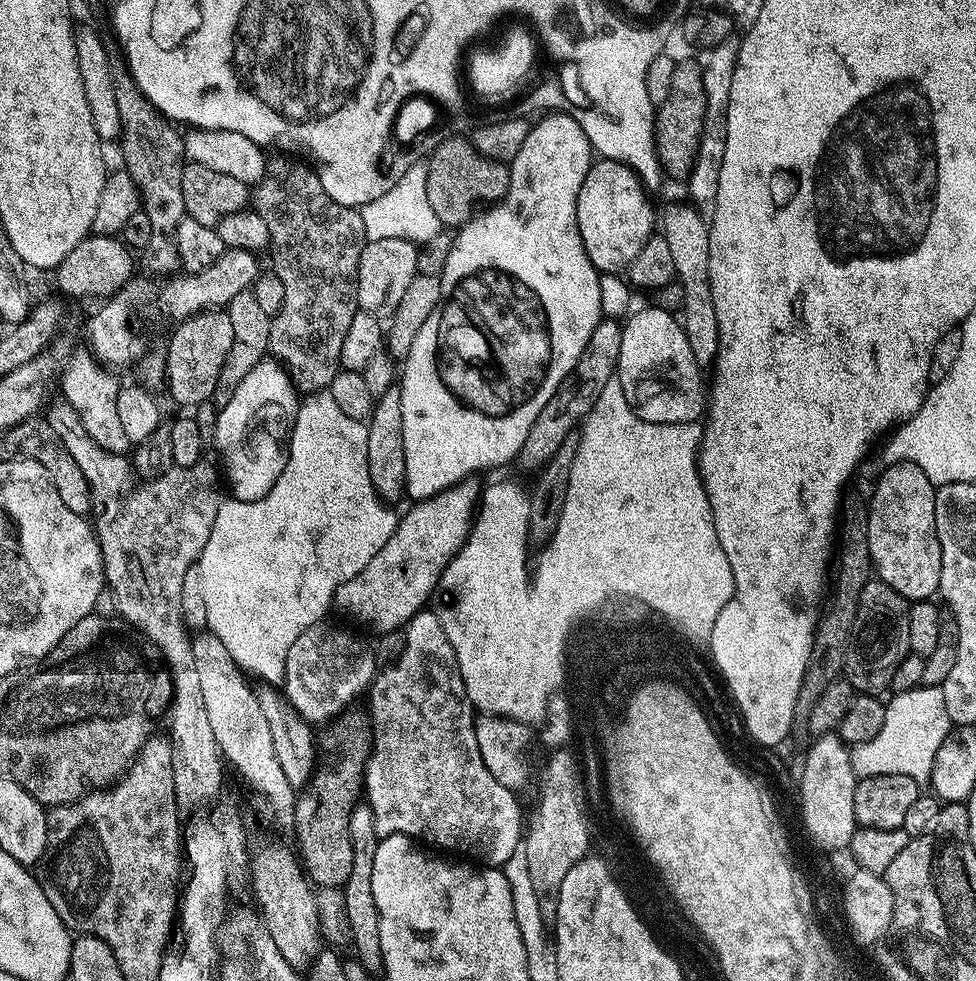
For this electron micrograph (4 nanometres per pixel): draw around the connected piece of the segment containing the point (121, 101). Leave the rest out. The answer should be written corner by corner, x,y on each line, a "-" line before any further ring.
113,63
112,81
120,119
118,145
124,151
122,168
130,174
134,186
140,191
140,207
150,222
150,238
146,249
148,264
156,272
172,274
180,268
176,227
178,222
186,218
180,189
180,160
185,159
184,141
181,133
176,133
177,129
140,93
123,63

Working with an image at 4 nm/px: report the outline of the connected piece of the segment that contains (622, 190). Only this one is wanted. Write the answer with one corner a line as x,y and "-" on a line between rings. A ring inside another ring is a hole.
603,158
593,163
582,182
582,190
578,190
576,221
582,246
597,272
623,273
654,234
658,212
652,209
647,195
640,179
625,164

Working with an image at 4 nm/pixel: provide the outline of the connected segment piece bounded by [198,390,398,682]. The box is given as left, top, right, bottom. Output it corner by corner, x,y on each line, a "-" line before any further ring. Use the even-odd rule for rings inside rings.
321,390
313,392
307,397
308,400
299,405
296,410
296,418
292,422
292,431
286,441
286,463
278,482
260,500
246,502
235,498
225,499
218,506
217,517
214,520
213,529
210,532
209,541
202,550
198,561
198,573
202,590
202,601
205,603
206,628
209,633
215,635
223,646
229,650
234,662
240,669
243,669
249,677
257,676
260,682
276,682
283,677
286,654
290,646
312,624
319,624
325,619
328,607
332,608
333,596
340,586
366,566
368,562
386,544
396,530
398,512
395,507
389,506
381,500
380,495
374,490
370,482
368,470
368,459
366,458
366,438
368,437
367,427
361,421
354,420
342,414
338,410
338,402
334,402
331,391

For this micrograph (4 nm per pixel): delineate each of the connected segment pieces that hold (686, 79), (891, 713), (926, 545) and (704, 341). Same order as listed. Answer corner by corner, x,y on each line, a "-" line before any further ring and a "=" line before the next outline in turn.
696,62
690,64
677,63
674,76
670,82
670,94
666,94
666,102
662,102
654,112
654,135
656,137
656,156
660,160
663,175
672,180
687,181
696,160
696,151
700,149
700,135
704,133
706,118
706,93
703,86
702,70
=
911,688
905,692
895,693
887,701
884,710
882,730
870,738
870,742
862,742
851,749
852,765
857,777
877,776
878,774
906,774
914,778
921,786
927,785
932,779
932,767
934,758
938,754
938,746
950,735
950,721
946,714
946,702
942,702
942,694
939,688
=
903,460
897,464
889,464
883,469
880,481
876,484
876,493
872,501
867,501
868,509
868,558
872,562
875,579
881,580
890,586
904,600
915,602
917,600
932,600
940,591
940,543
934,522
934,498
936,488
910,462
=
672,204
660,216
660,234
669,243
673,255
676,280
682,288
682,314
680,321
701,370
709,369
714,363
720,344
717,318
714,316
712,295
709,290
709,225
693,205

